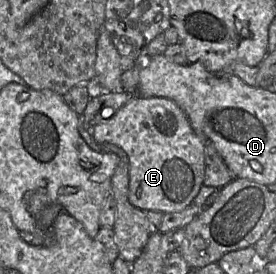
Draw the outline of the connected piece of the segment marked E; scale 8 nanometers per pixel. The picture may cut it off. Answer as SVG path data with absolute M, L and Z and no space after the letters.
M132 95L111 118L95 125L91 135L97 143L116 145L128 156L128 199L133 206L168 213L193 204L203 186L207 140L195 132L174 101Z

